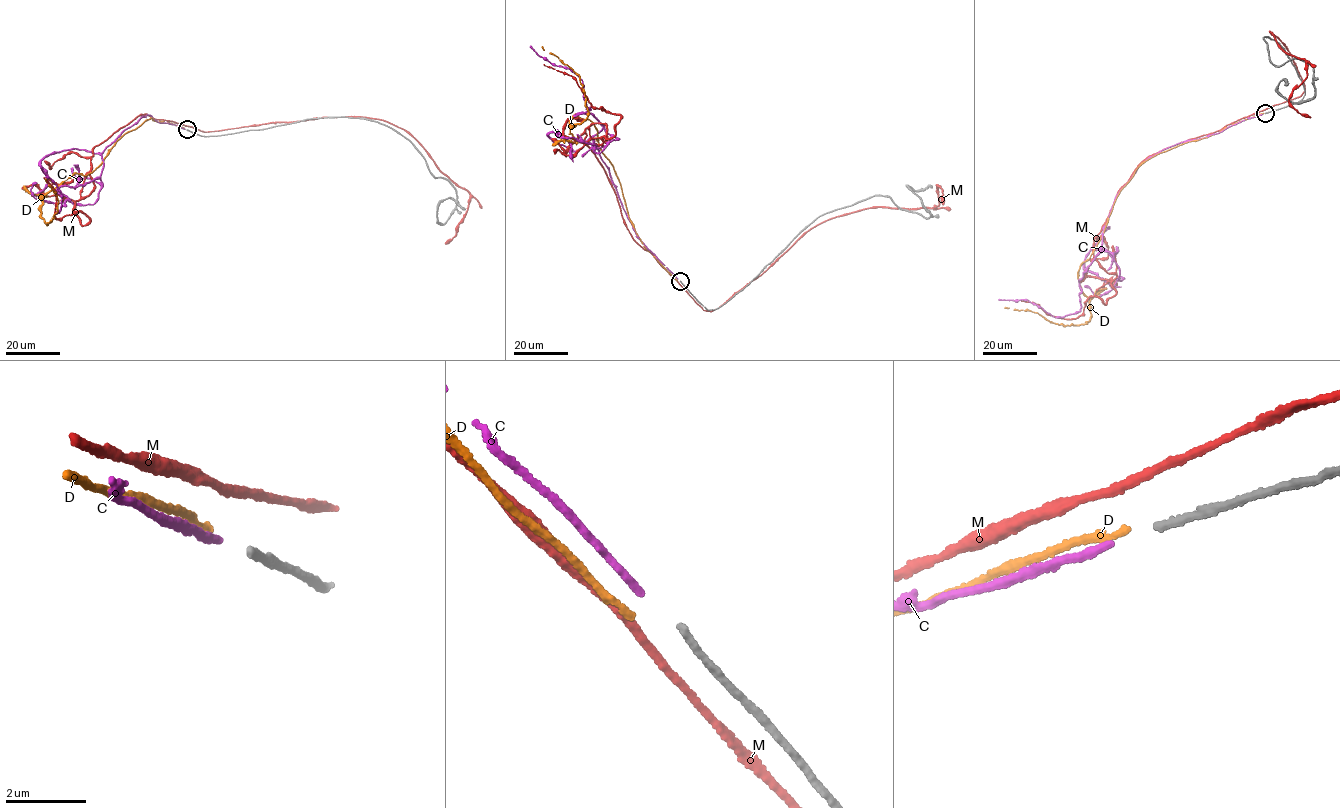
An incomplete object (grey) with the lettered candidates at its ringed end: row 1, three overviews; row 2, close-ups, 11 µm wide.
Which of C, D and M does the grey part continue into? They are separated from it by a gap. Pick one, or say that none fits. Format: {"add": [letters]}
{"add": []}

